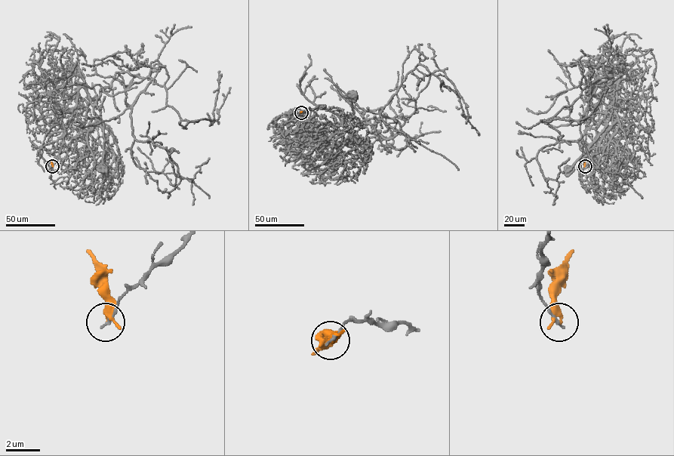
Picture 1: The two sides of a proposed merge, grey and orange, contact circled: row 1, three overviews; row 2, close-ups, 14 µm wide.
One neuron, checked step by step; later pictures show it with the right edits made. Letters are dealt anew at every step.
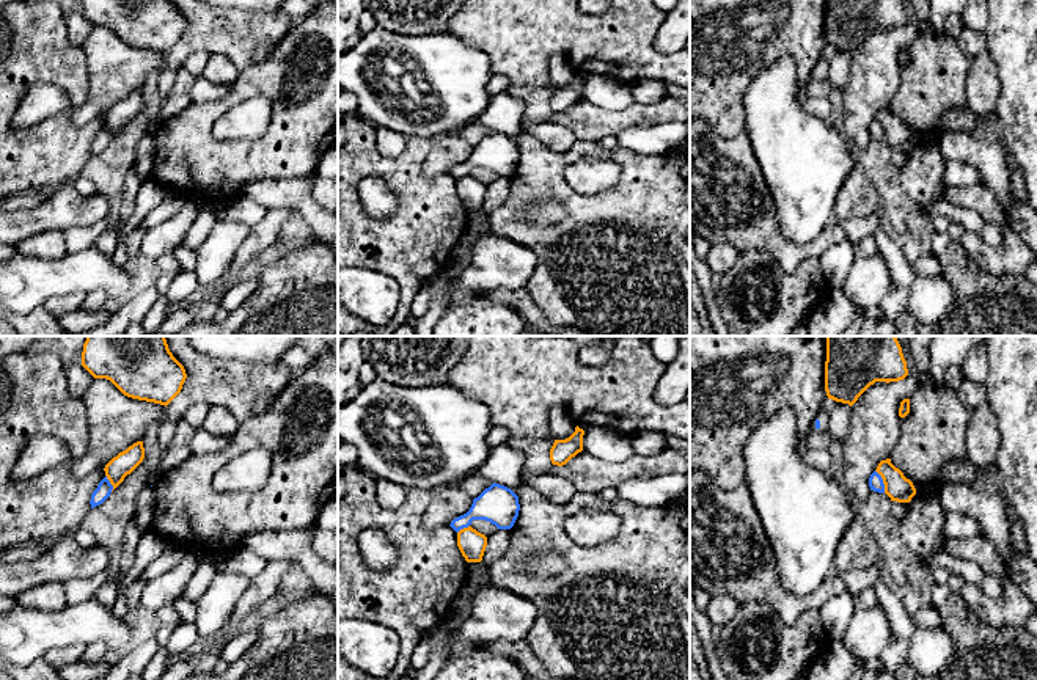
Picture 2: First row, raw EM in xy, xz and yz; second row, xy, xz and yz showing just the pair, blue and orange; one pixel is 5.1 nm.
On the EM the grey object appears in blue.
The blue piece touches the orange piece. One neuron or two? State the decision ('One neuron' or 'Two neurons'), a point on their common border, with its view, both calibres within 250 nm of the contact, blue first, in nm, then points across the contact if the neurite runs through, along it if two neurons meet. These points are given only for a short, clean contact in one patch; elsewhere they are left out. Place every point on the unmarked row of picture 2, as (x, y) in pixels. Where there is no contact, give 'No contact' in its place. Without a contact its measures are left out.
Two neurons. Touches blue at yz (882, 129). Thickness 80 nm (blue) against 140 nm

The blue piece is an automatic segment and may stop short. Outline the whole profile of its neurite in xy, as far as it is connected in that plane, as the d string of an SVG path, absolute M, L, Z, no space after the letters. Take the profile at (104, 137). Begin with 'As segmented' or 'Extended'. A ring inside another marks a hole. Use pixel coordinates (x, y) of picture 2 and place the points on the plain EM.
As segmented. M105 124L91 143L91 149L90 149L91 157L102 152L110 144L112 138L113 138L113 133Z

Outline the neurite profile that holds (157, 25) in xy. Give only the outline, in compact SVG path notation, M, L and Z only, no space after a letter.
M82 0L82 14L94 27L110 28L127 46L165 55L181 41L187 27L171 0Z

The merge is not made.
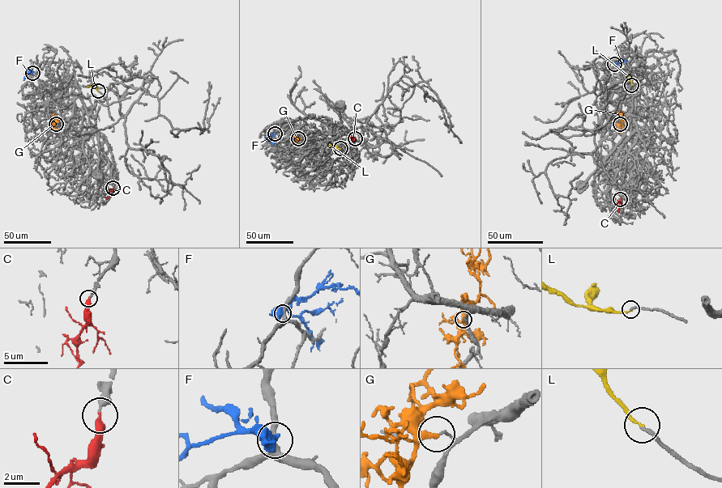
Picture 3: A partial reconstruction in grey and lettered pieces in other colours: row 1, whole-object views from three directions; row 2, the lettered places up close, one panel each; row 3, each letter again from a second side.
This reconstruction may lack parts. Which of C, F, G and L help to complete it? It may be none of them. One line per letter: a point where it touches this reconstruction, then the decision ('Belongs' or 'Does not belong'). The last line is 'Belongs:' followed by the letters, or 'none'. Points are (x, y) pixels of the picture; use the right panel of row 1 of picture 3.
C: Touches grey at (620, 199). Belongs
F: Touches grey at (614, 64). Does not belong
G: Touches grey at (620, 124). Does not belong
L: Touches grey at (631, 85). Belongs
Belongs: C, L

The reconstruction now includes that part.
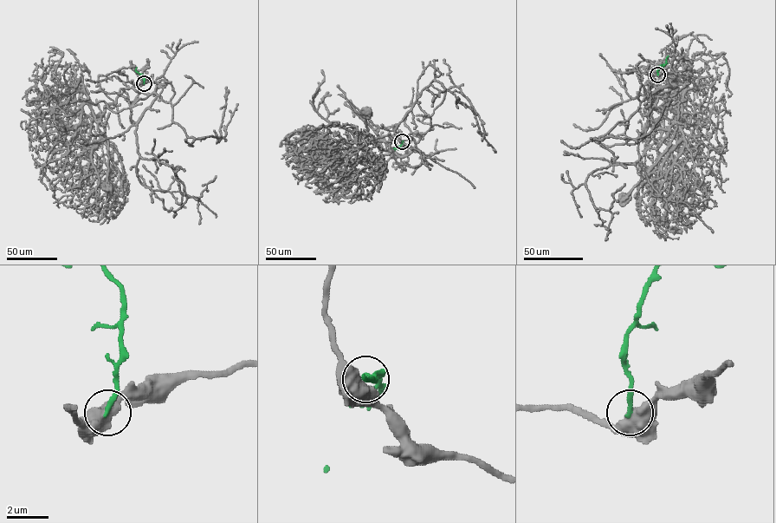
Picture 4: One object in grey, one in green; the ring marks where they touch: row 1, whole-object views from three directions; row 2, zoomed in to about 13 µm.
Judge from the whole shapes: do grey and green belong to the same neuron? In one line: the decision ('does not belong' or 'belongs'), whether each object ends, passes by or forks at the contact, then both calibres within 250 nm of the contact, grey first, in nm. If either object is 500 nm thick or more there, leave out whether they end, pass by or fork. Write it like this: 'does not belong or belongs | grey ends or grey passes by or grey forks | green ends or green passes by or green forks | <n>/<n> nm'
does not belong | 600/240 nm

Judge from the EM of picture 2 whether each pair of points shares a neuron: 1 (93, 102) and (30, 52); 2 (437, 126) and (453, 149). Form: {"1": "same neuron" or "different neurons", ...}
{"1": "different neurons", "2": "different neurons"}

